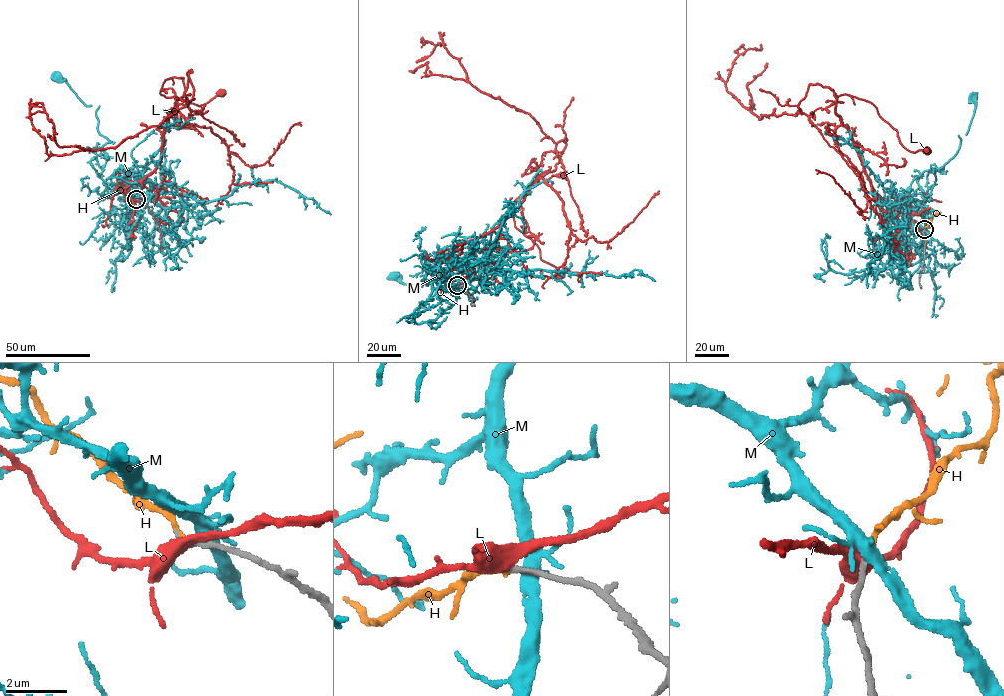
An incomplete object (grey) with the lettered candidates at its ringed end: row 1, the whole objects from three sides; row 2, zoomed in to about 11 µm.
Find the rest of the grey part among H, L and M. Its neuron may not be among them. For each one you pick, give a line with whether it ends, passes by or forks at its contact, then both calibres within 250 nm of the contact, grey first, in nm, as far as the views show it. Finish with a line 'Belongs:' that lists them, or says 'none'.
H: it ends; calibres 240 and 170 nm
Belongs: H

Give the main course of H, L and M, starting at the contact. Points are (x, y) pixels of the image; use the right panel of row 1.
H: (924, 229), (931, 219), (927, 219), (920, 211)
L: (924, 229), (871, 185), (836, 113), (836, 98), (869, 102), (904, 147), (925, 151)
M: (924, 229), (907, 215), (910, 184), (924, 171), (939, 169), (958, 150), (973, 114), (975, 101), (972, 98)

